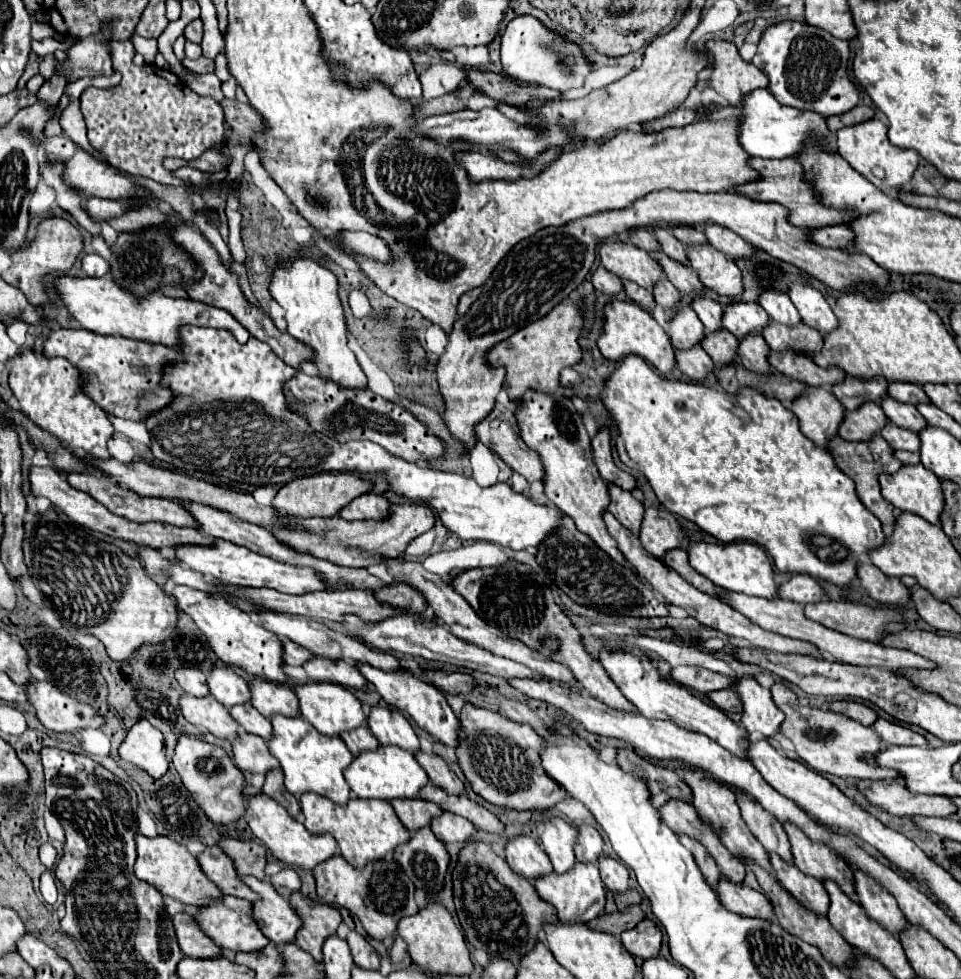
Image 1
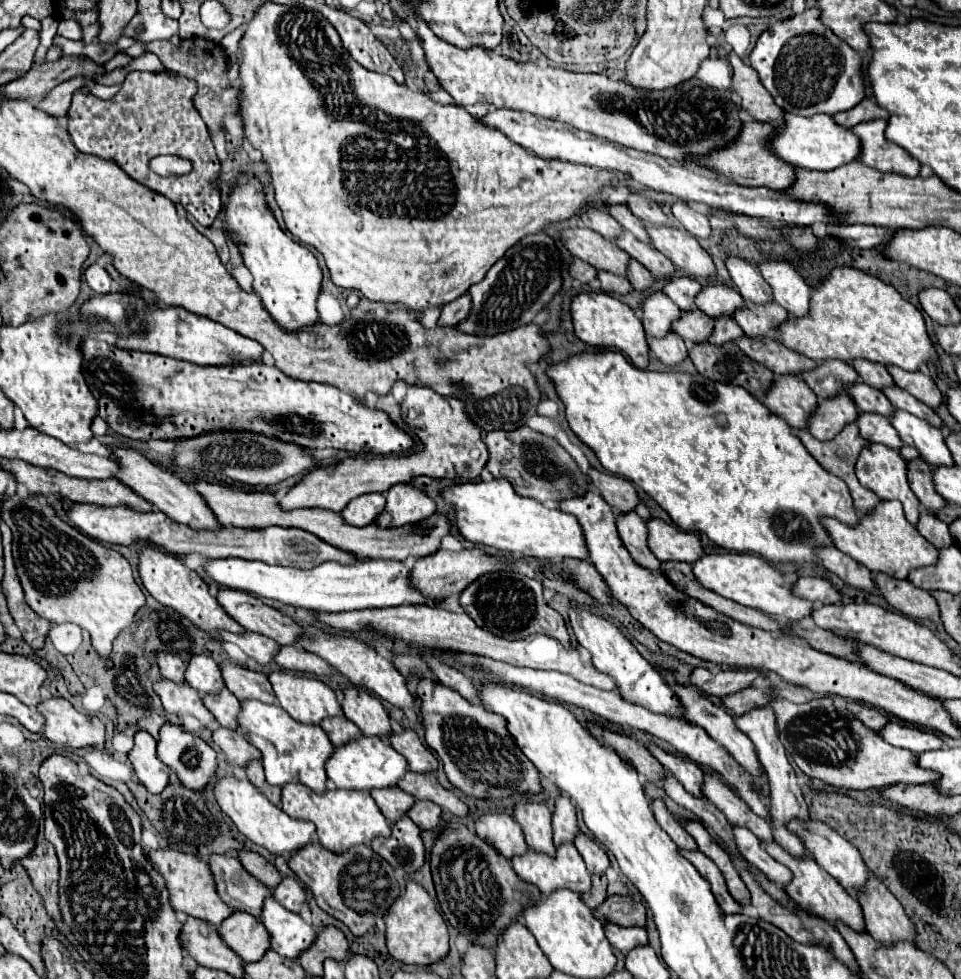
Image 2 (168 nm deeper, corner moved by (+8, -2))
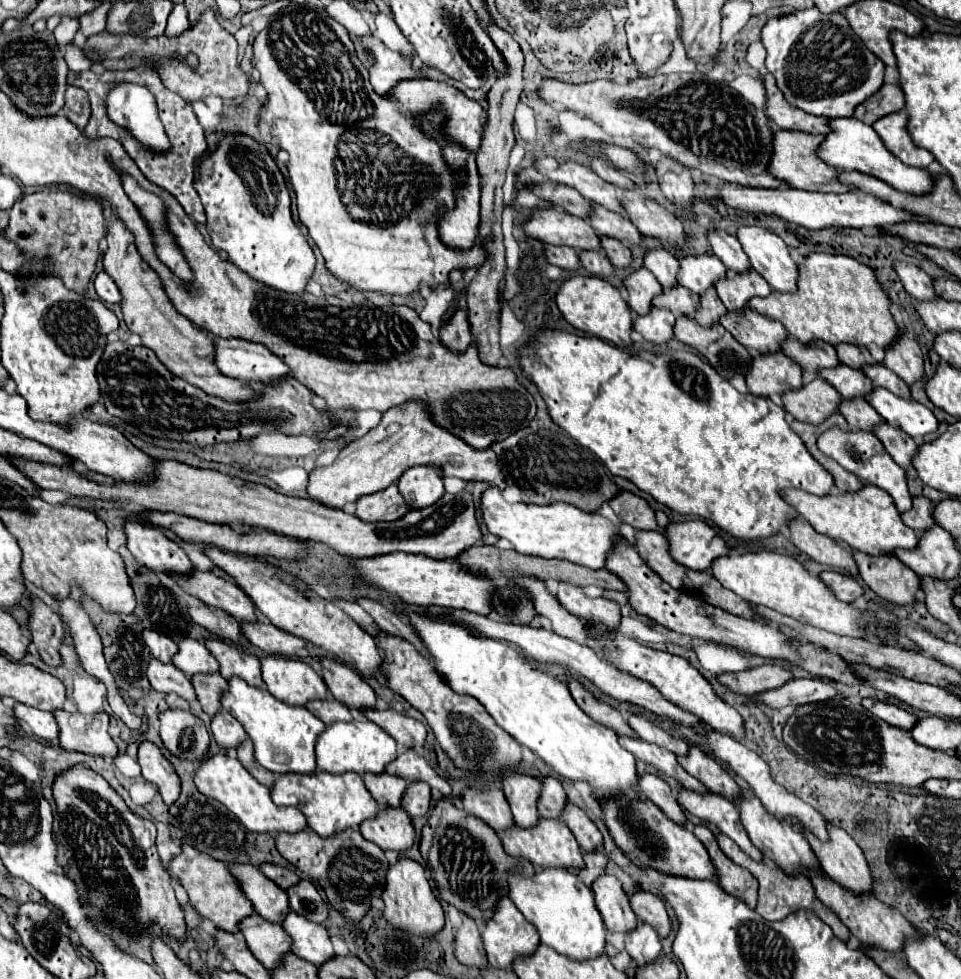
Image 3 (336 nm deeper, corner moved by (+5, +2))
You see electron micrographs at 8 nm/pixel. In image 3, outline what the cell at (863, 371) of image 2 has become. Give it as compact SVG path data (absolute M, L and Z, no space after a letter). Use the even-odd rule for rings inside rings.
M839 343L839 347L835 347L835 351L839 355L839 361L847 367L861 369L863 365L875 365L875 359L867 351L867 347L855 347L853 343Z

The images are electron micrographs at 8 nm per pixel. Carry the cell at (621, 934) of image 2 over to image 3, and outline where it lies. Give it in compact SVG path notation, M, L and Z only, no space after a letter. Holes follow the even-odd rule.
M601 875L591 885L595 893L597 909L603 917L603 923L613 933L627 933L637 927L639 919L631 911L629 897L625 895L621 881L611 875Z

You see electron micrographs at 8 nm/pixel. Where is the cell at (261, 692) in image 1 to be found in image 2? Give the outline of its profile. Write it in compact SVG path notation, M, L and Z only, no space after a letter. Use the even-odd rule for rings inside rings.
M224 663L224 665L220 665L220 669L222 669L226 687L230 689L230 693L234 693L234 697L238 701L258 699L262 703L276 703L276 695L264 673L254 673L246 667L238 667L234 663Z

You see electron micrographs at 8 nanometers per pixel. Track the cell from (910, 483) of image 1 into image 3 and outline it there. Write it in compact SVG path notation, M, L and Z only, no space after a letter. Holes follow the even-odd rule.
M827 429L819 435L817 447L831 459L835 459L843 469L857 475L861 481L881 487L893 497L893 503L899 513L905 513L911 509L911 495L907 489L905 471L891 459L891 455L885 451L883 443L871 433L871 431L843 431L843 429Z

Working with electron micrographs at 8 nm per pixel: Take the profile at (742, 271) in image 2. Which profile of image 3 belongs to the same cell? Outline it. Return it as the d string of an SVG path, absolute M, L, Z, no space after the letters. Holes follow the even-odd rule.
M711 229L711 231L707 231L707 239L711 245L711 251L725 263L727 269L731 269L735 273L743 273L743 271L751 269L749 257L741 249L741 243L737 241L737 237L729 235L723 229Z

